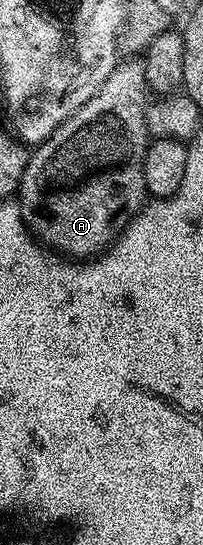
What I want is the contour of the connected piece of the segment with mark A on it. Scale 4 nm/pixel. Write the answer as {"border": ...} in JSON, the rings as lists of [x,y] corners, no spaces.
{"border":[[[139,57],[117,61],[100,91],[78,111],[82,121],[105,122],[108,126],[75,126],[75,121],[69,120],[31,151],[20,181],[18,205],[24,226],[37,242],[68,260],[91,260],[103,255],[144,209],[149,197],[144,157],[150,145],[144,97],[149,94],[143,61]]]}

